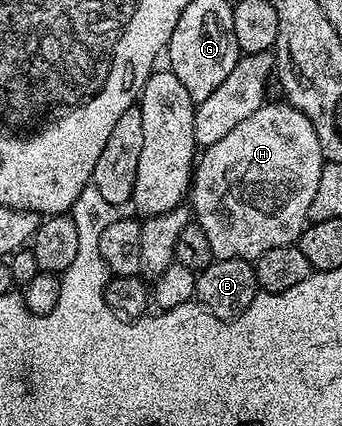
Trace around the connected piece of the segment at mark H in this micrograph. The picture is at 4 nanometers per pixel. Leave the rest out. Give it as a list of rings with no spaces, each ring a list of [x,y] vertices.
[[[268,101],[259,106],[253,116],[245,116],[245,120],[237,124],[231,132],[226,133],[221,140],[206,147],[198,155],[197,161],[193,167],[193,177],[189,187],[189,205],[193,211],[194,221],[198,222],[199,227],[205,232],[205,237],[209,240],[212,259],[233,260],[234,258],[245,258],[254,260],[269,252],[269,248],[281,248],[282,246],[294,246],[299,241],[304,230],[309,225],[309,203],[313,201],[313,195],[317,193],[317,183],[321,180],[321,172],[325,165],[325,159],[321,152],[321,144],[317,140],[317,132],[309,120],[297,109],[297,107],[288,104],[286,101],[280,102]]]

